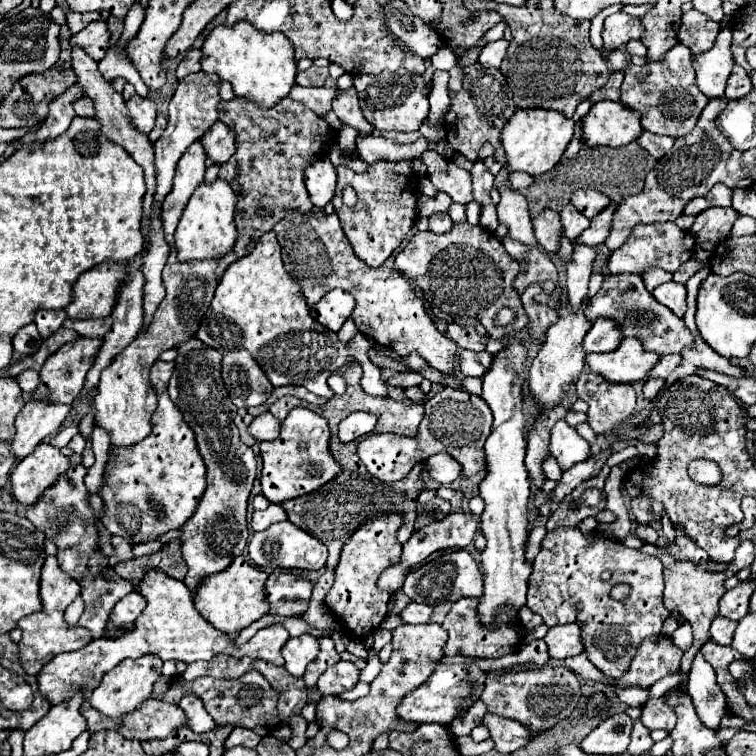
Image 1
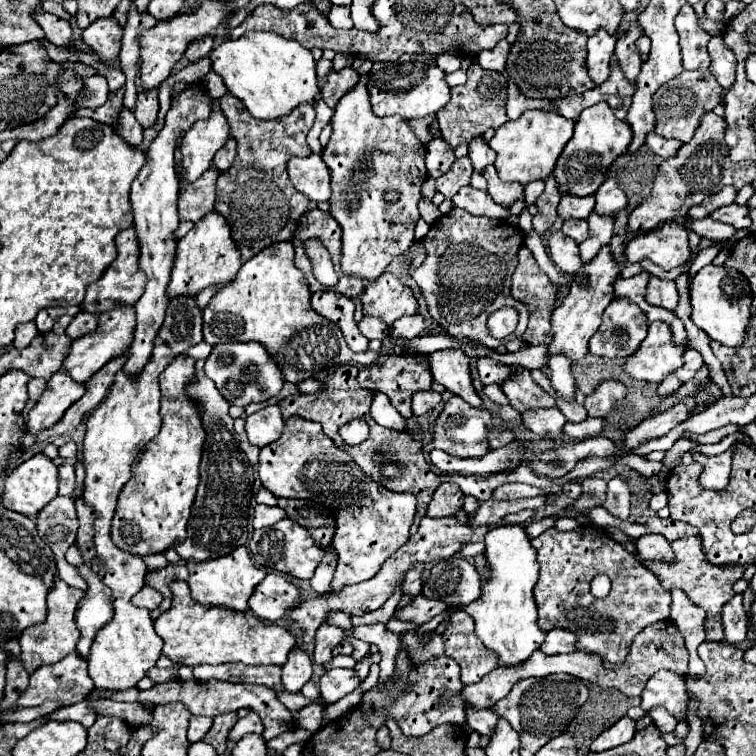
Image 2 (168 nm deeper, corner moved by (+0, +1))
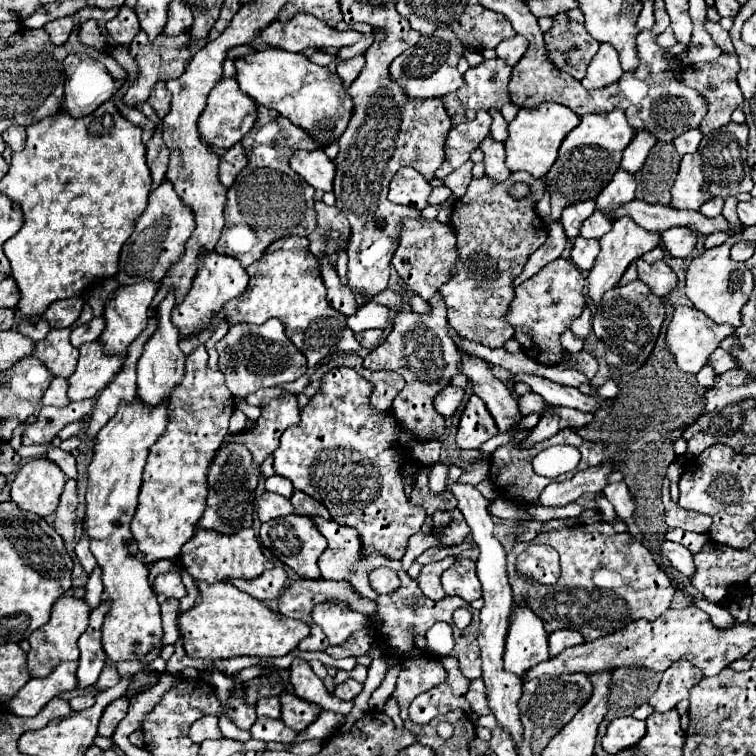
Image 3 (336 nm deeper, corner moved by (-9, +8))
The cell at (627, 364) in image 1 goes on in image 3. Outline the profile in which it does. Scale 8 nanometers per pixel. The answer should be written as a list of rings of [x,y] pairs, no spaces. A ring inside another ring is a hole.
[[[676,307],[672,321],[668,325],[668,331],[666,331],[666,347],[670,349],[670,353],[676,359],[676,365],[682,371],[698,373],[706,365],[708,353],[712,353],[722,339],[732,335],[732,331],[734,331],[734,327],[718,325],[712,319],[708,319],[704,313],[696,311],[694,307]]]

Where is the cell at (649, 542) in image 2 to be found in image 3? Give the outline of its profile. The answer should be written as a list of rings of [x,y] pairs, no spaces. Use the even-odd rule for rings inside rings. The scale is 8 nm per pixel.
[[[664,541],[664,543],[660,545],[660,549],[662,549],[662,555],[666,555],[666,557],[670,559],[670,563],[672,563],[682,575],[686,575],[686,577],[692,575],[692,571],[694,571],[692,553],[690,553],[684,545],[674,543],[674,541]]]

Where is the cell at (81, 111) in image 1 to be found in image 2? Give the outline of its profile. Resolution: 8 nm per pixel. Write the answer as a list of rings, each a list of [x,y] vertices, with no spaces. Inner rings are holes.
[[[121,86],[115,92],[109,92],[109,100],[101,106],[101,108],[81,108],[79,112],[75,112],[75,116],[89,116],[97,122],[105,122],[105,124],[113,124],[115,126],[115,118],[119,116],[119,110],[123,110],[123,94],[125,94],[125,86]]]

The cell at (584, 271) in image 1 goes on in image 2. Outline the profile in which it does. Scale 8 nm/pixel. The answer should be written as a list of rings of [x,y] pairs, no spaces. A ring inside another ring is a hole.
[[[593,210],[587,222],[589,222],[589,236],[585,242],[579,244],[583,262],[589,262],[599,252],[599,248],[613,238],[613,218],[603,218]]]

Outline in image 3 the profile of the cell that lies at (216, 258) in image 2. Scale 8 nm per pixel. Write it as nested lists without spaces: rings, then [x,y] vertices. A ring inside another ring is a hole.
[[[204,251],[198,255],[198,271],[192,281],[190,291],[184,295],[184,299],[172,309],[172,321],[180,329],[180,337],[188,337],[196,329],[206,329],[210,325],[210,315],[218,313],[224,301],[234,299],[246,291],[248,285],[248,273],[240,265],[238,259],[232,259],[230,255],[222,255],[216,251]]]

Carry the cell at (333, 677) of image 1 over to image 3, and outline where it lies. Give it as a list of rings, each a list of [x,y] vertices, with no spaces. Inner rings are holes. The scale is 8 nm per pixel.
[[[348,679],[334,689],[334,695],[346,701],[346,699],[354,699],[360,691],[362,691],[362,683],[358,683],[356,679]]]

